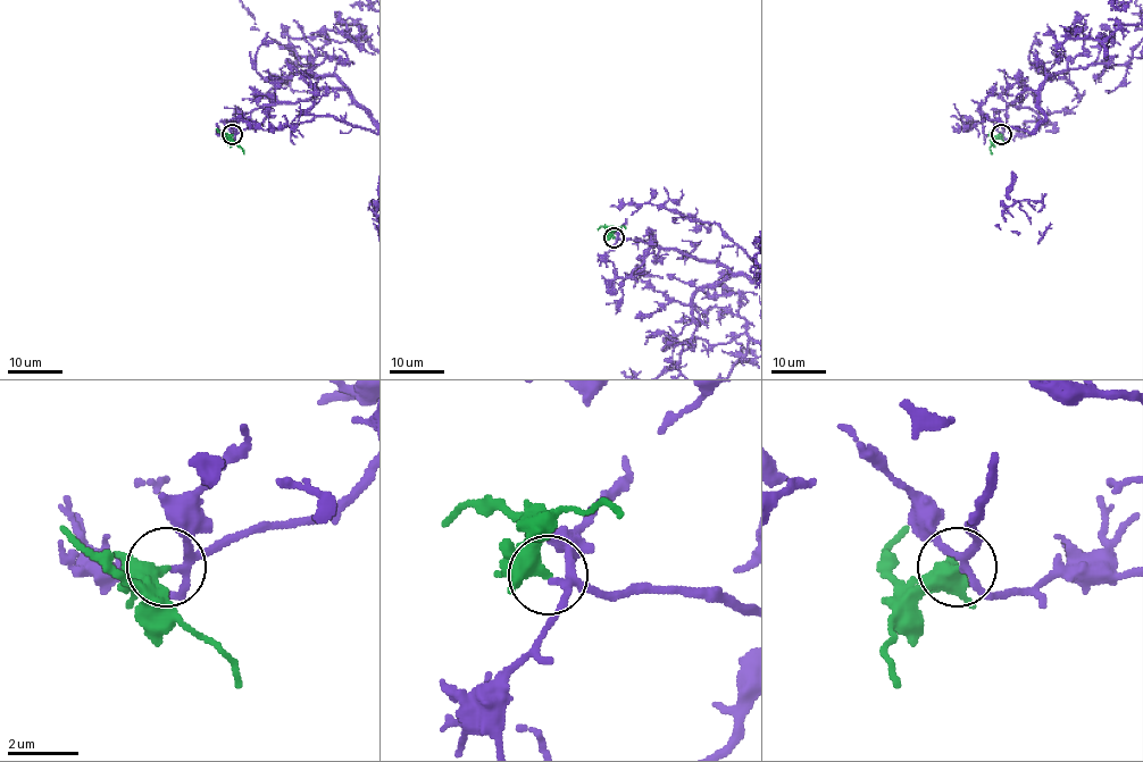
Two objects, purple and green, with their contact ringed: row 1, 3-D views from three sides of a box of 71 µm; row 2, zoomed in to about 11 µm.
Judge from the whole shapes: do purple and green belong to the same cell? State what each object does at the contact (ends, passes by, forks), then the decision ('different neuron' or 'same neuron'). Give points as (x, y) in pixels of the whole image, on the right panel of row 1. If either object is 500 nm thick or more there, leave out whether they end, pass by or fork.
purple forks | green forks | same neuron

